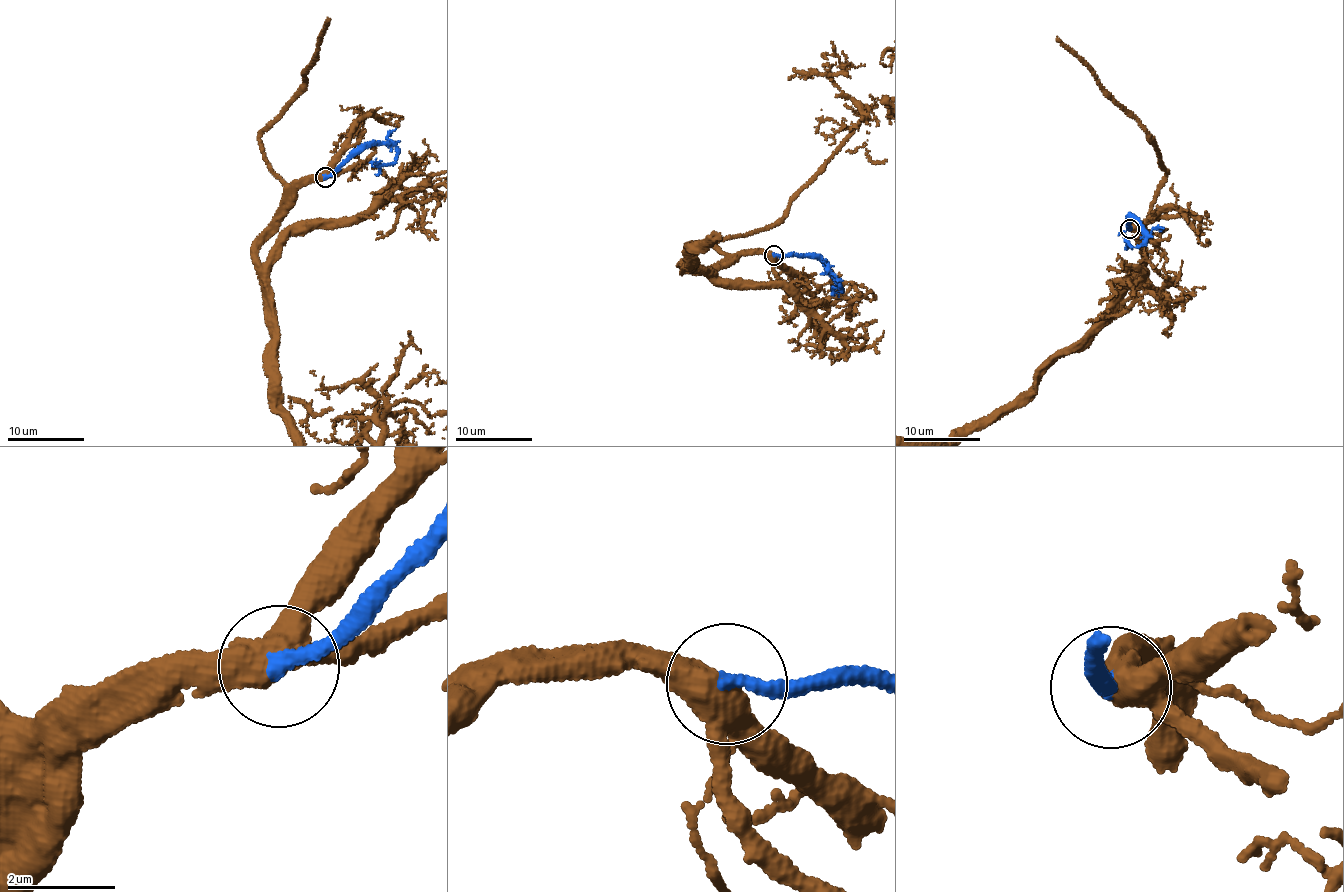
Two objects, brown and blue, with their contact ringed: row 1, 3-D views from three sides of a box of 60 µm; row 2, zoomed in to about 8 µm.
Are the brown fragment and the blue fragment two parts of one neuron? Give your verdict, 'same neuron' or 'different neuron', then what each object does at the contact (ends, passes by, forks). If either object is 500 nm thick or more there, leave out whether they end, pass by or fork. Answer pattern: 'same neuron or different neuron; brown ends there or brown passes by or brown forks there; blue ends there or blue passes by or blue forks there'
same neuron; brown forks there; blue ends there

